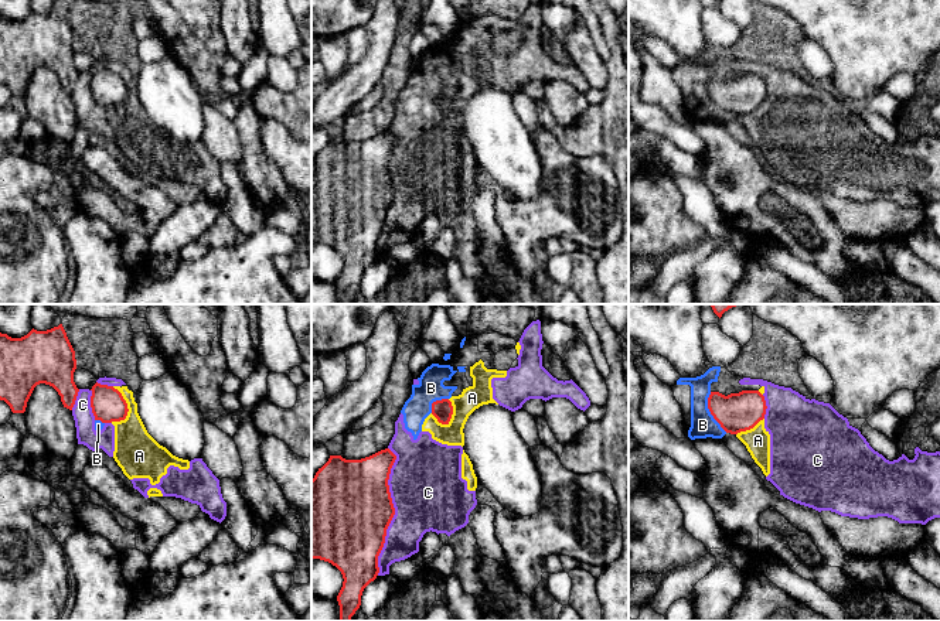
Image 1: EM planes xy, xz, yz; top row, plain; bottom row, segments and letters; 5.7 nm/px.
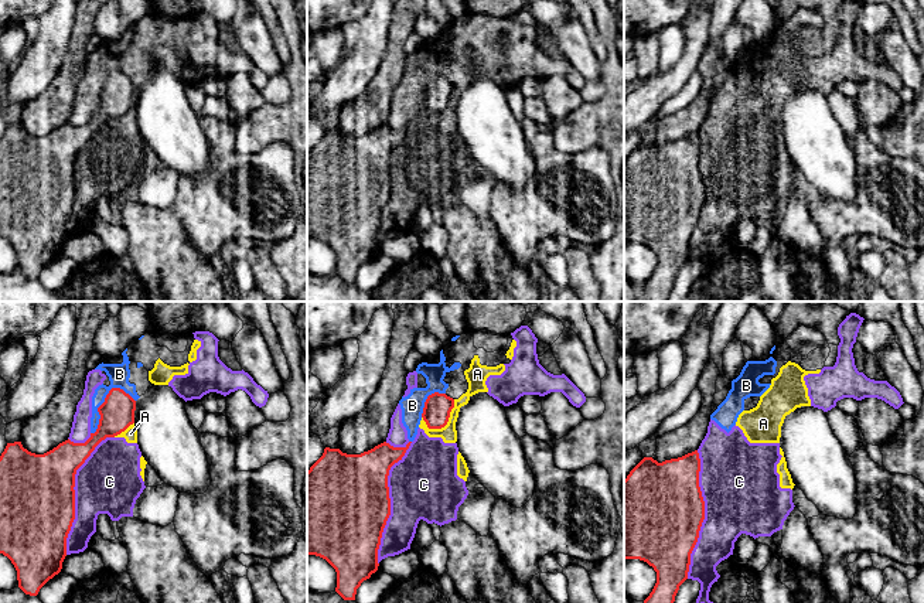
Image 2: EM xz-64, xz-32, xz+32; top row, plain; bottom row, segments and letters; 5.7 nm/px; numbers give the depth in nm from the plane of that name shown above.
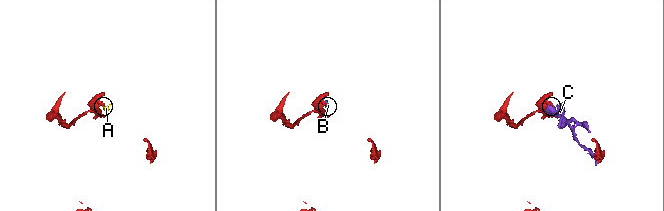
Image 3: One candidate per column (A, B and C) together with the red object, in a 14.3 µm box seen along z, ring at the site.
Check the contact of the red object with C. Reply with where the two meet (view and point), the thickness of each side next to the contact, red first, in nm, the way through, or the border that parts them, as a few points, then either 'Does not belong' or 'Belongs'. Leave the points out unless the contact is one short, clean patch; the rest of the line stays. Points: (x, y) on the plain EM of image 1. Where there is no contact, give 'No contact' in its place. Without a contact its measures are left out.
Touches red at xz (394, 194). Thickness 480 nm (red) against 420 nm. Does not belong

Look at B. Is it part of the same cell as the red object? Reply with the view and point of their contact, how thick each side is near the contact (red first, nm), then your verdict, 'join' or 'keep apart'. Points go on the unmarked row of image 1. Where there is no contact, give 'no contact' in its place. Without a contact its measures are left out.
contact yz (709, 94); calibres 220 and 140 nm; keep apart

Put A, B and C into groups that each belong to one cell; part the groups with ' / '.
A B C

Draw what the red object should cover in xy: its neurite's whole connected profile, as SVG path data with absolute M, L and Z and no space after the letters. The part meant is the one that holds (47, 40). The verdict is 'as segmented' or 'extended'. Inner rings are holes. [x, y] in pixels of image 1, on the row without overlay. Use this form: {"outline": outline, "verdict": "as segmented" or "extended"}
{"outline": "M62 7L47 14L33 11L21 21L0 16L0 83L4 83L13 96L25 95L27 85L40 66L52 69L61 79L64 91L72 93L79 75L74 65L75 52L75 34Z", "verdict": "as segmented"}

